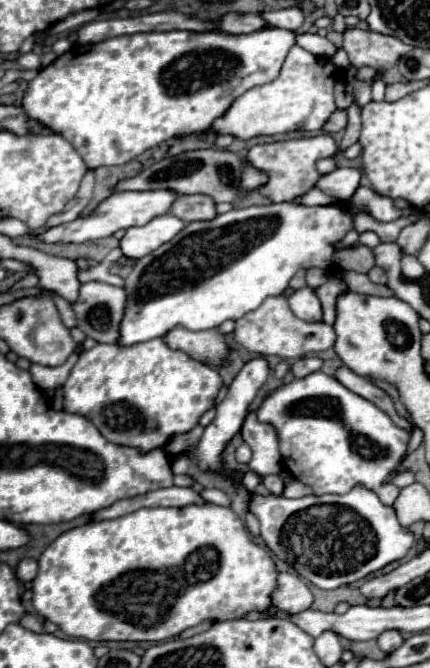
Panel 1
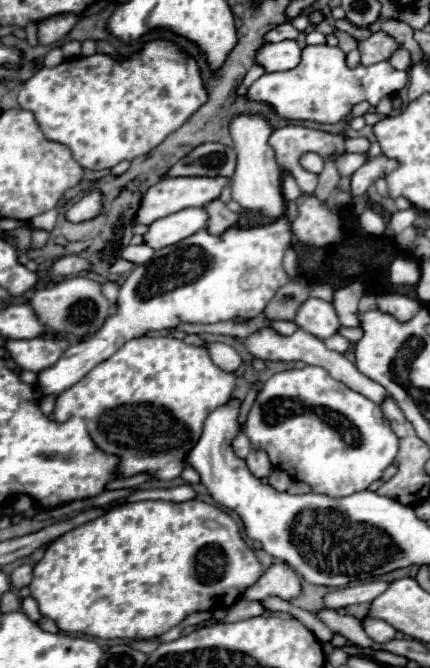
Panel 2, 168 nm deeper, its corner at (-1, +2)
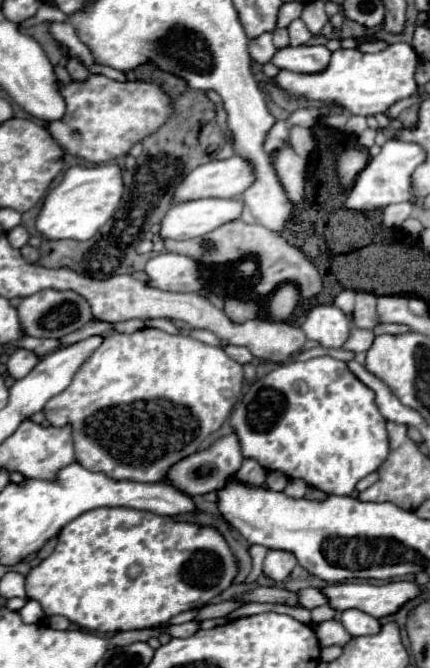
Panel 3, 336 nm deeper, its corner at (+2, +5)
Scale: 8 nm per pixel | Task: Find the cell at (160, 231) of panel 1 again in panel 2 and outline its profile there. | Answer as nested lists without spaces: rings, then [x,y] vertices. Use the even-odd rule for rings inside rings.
[[[186,208],[150,224],[148,232],[142,238],[144,238],[144,244],[158,250],[158,248],[176,244],[198,230],[204,230],[206,222],[208,222],[208,216],[204,208]]]

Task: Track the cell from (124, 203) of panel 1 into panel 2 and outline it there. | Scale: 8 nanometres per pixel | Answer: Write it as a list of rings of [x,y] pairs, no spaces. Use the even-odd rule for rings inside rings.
[[[164,178],[158,184],[150,186],[142,194],[142,204],[138,206],[138,212],[134,216],[134,224],[152,224],[158,218],[164,218],[168,214],[180,212],[184,208],[192,206],[204,206],[212,200],[216,200],[222,192],[222,188],[228,184],[228,178]]]

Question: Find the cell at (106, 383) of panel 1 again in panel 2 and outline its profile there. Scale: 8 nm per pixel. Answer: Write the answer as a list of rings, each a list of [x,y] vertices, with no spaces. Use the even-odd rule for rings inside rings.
[[[142,336],[142,338],[134,338],[130,342],[126,342],[114,356],[110,356],[108,360],[100,362],[96,368],[92,368],[78,384],[74,384],[74,388],[68,388],[66,392],[62,392],[58,398],[56,398],[56,408],[54,408],[54,420],[68,420],[70,416],[80,416],[86,420],[88,424],[88,432],[92,436],[92,440],[98,444],[98,448],[102,448],[104,452],[110,452],[110,454],[120,454],[122,458],[122,464],[118,466],[118,476],[122,478],[128,478],[128,476],[134,476],[138,472],[150,472],[154,478],[160,478],[160,480],[174,480],[180,476],[182,468],[184,468],[184,454],[198,442],[200,434],[202,434],[202,424],[206,420],[206,416],[226,404],[230,398],[232,398],[232,388],[234,388],[234,380],[236,380],[236,374],[228,374],[224,370],[220,370],[208,356],[208,352],[204,348],[198,348],[198,346],[190,346],[182,340],[176,340],[176,338],[164,338],[164,336]]]

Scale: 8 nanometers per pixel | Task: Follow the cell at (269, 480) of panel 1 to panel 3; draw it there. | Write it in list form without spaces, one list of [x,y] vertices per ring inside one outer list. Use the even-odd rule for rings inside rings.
[[[269,471],[267,473],[267,487],[271,489],[271,491],[283,491],[285,489],[285,485],[287,485],[287,477],[283,475],[283,473],[279,473],[279,471]]]

